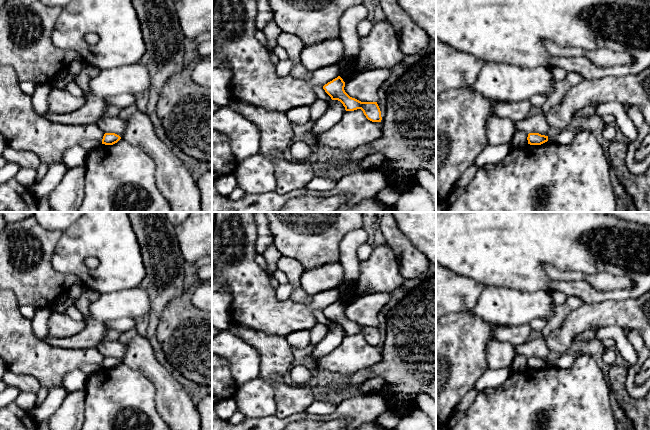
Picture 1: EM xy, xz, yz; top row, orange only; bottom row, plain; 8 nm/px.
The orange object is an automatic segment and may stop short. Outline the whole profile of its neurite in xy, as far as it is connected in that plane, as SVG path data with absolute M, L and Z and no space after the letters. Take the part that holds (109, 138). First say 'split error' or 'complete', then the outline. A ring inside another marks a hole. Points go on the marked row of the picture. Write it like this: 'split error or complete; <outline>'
complete; M105 133L102 139L102 144L113 145L117 143L121 137L115 133Z

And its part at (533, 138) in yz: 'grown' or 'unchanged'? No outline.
unchanged

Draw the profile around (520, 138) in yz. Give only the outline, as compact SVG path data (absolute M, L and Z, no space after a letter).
M516 131L511 141L511 147L519 147L528 144L528 134L523 131Z

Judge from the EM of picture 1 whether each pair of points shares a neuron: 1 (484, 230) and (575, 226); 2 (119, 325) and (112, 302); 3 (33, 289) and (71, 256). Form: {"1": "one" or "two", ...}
{"1": "one", "2": "two", "3": "two"}

